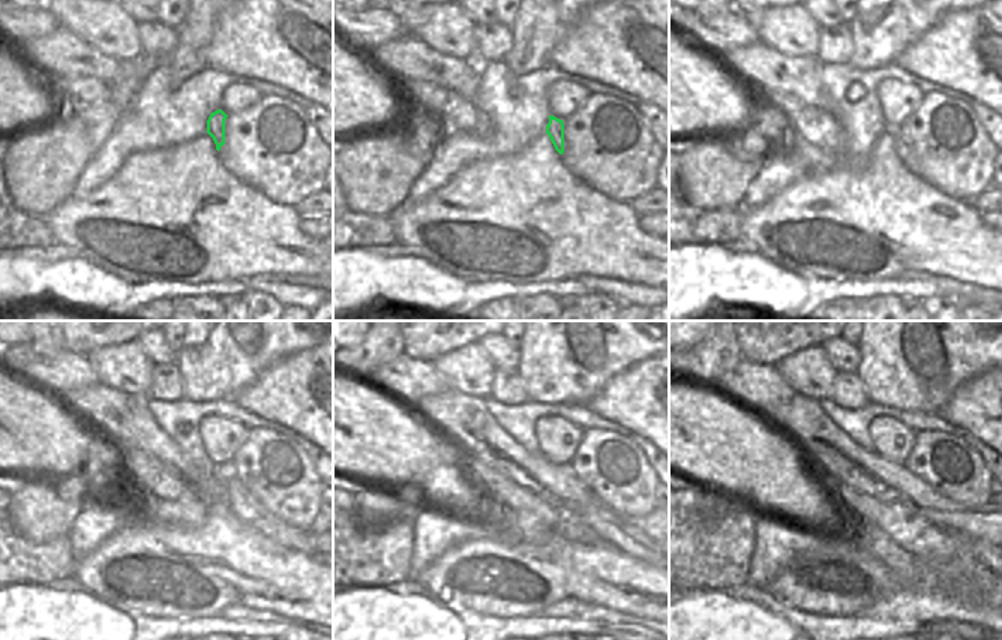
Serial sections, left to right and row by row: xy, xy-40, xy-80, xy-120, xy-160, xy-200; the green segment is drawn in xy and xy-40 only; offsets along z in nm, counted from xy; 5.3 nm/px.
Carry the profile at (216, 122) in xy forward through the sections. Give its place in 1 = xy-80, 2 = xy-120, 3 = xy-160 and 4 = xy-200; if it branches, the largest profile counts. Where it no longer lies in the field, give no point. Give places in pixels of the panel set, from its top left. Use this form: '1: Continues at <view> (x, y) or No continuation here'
1: Continues at xy-80 (903, 150)
2: Continues at xy-120 (245, 507)
3: Continues at xy-160 (608, 526)
4: Continues at xy-200 (972, 546)

